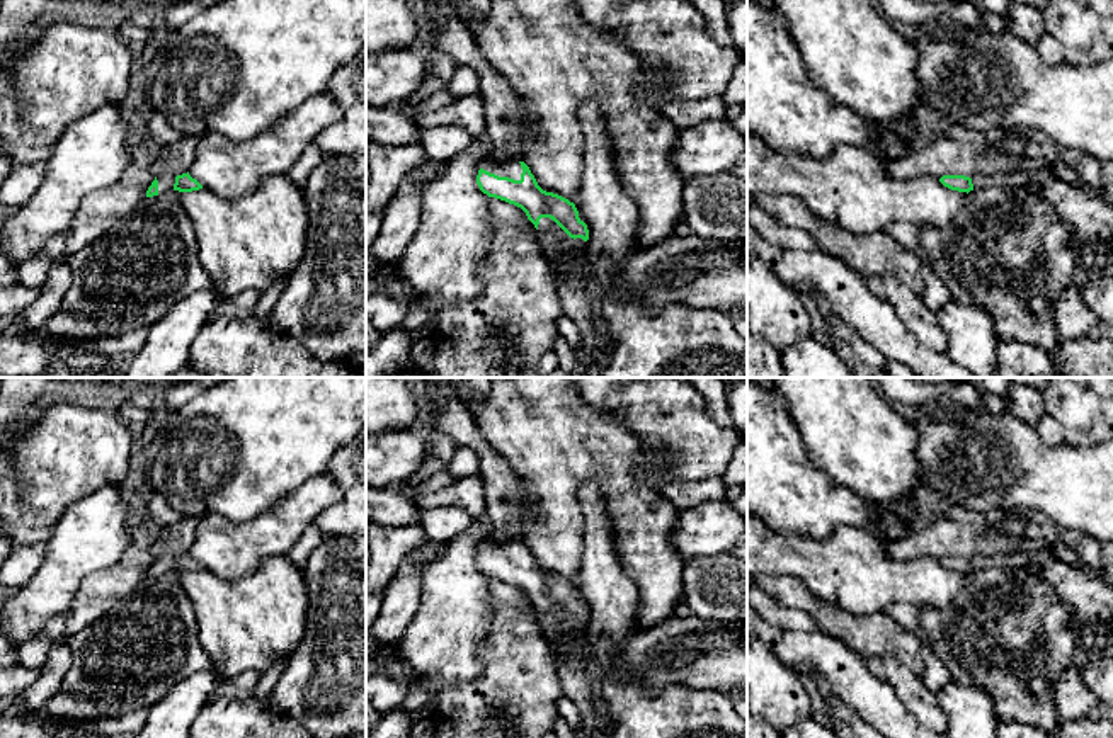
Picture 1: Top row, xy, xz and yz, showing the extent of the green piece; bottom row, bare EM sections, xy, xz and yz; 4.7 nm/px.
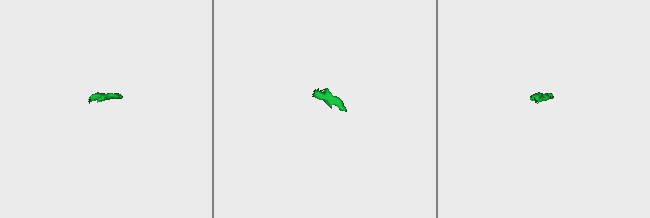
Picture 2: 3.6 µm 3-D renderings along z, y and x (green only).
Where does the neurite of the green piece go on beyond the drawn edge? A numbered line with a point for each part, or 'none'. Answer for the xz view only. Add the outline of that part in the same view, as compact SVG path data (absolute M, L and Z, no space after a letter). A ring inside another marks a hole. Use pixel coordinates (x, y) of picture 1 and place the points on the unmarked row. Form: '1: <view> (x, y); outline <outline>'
1: xz (513, 551); outline M492 536L483 542L483 546L480 549L483 549L490 554L495 554L499 558L509 558L509 559L514 559L514 561L521 561L521 554L522 554L519 542L502 546Z
2: xz (570, 669); outline M541 599L538 605L538 621L548 639L553 656L558 661L558 675L563 695L567 695L580 712L577 726L579 738L609 738L609 728L597 723L591 685L585 678L584 663L579 651L572 646L560 629L560 622L570 622L570 617L550 599Z

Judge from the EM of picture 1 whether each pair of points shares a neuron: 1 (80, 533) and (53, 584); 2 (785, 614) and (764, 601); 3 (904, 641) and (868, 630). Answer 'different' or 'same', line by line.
1: same
2: same
3: same

